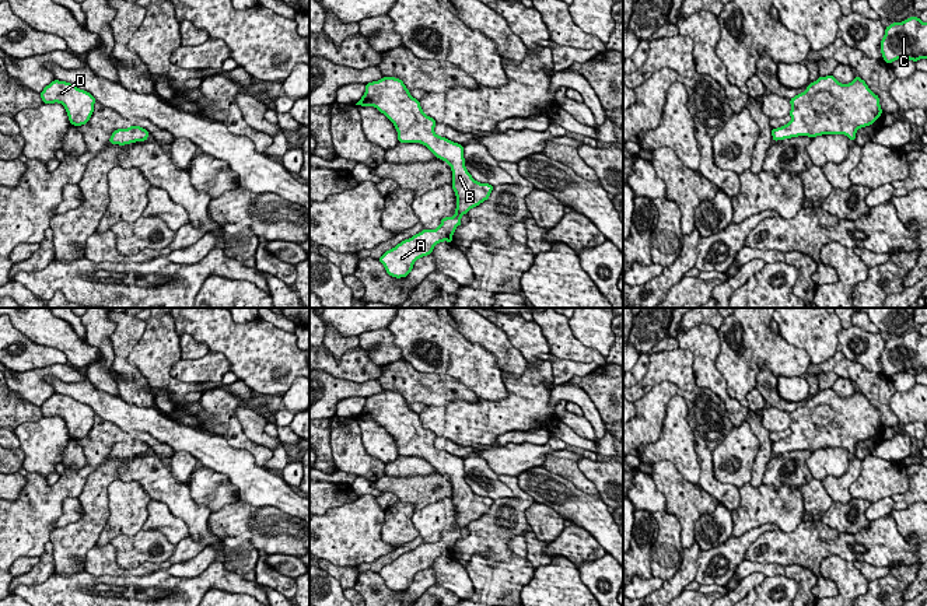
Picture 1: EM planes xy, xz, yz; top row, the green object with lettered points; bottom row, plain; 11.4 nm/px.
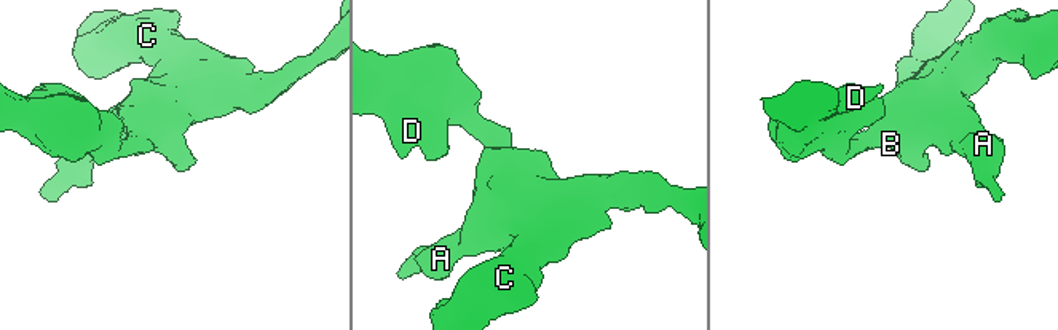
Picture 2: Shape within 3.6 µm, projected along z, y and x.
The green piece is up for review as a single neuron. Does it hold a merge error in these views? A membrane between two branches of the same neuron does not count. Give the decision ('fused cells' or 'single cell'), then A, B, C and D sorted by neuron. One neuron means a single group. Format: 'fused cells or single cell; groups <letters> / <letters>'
single cell; groups A B C D

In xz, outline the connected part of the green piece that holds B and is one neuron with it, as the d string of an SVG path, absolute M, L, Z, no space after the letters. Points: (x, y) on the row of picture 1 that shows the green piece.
M384 77L365 84L365 92L356 105L377 108L395 125L399 143L426 146L452 171L451 185L456 196L455 216L444 217L438 228L423 230L386 251L378 259L389 276L406 277L414 262L431 255L437 244L452 242L454 231L462 224L461 217L487 200L494 186L472 178L465 168L464 146L434 133L435 120L423 113L419 99L409 94L402 80Z

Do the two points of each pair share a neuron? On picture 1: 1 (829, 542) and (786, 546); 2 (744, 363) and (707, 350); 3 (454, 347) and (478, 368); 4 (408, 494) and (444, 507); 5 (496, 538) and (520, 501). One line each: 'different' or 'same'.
1: same
2: different
3: same
4: different
5: same

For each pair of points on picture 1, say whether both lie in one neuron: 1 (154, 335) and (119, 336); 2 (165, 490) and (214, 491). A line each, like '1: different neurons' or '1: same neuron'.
1: different neurons
2: different neurons

